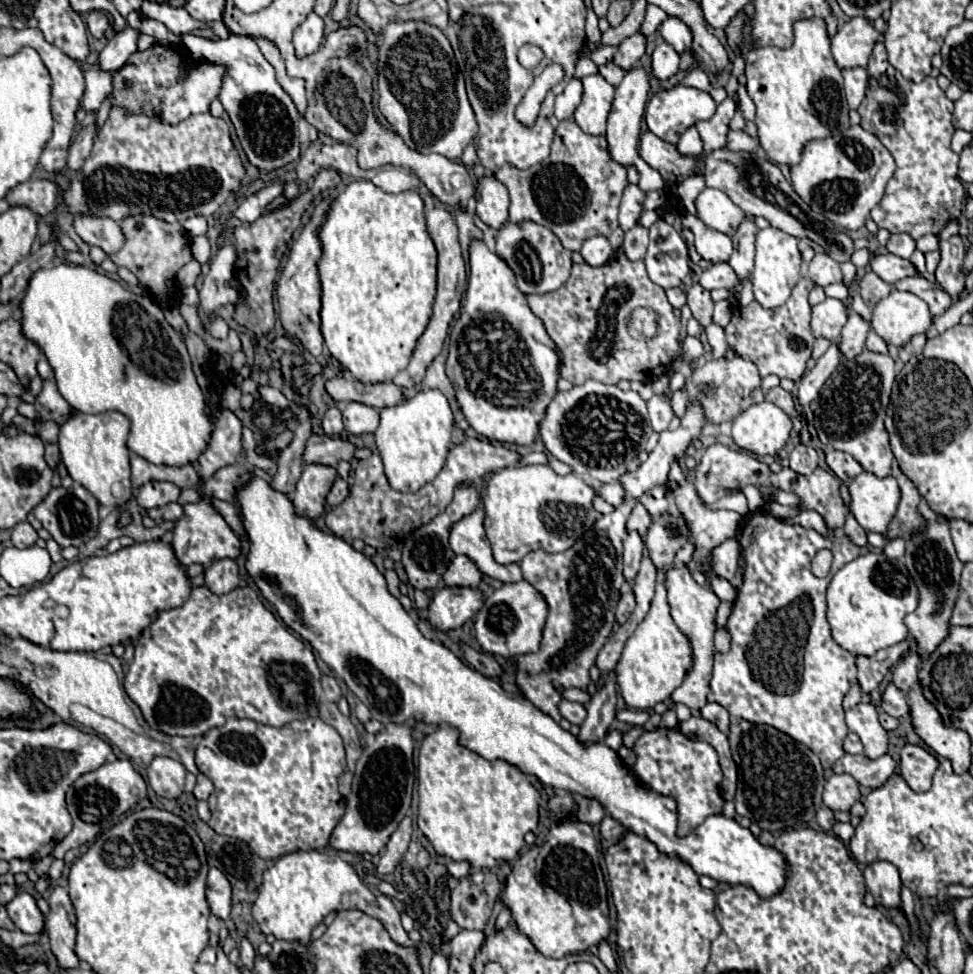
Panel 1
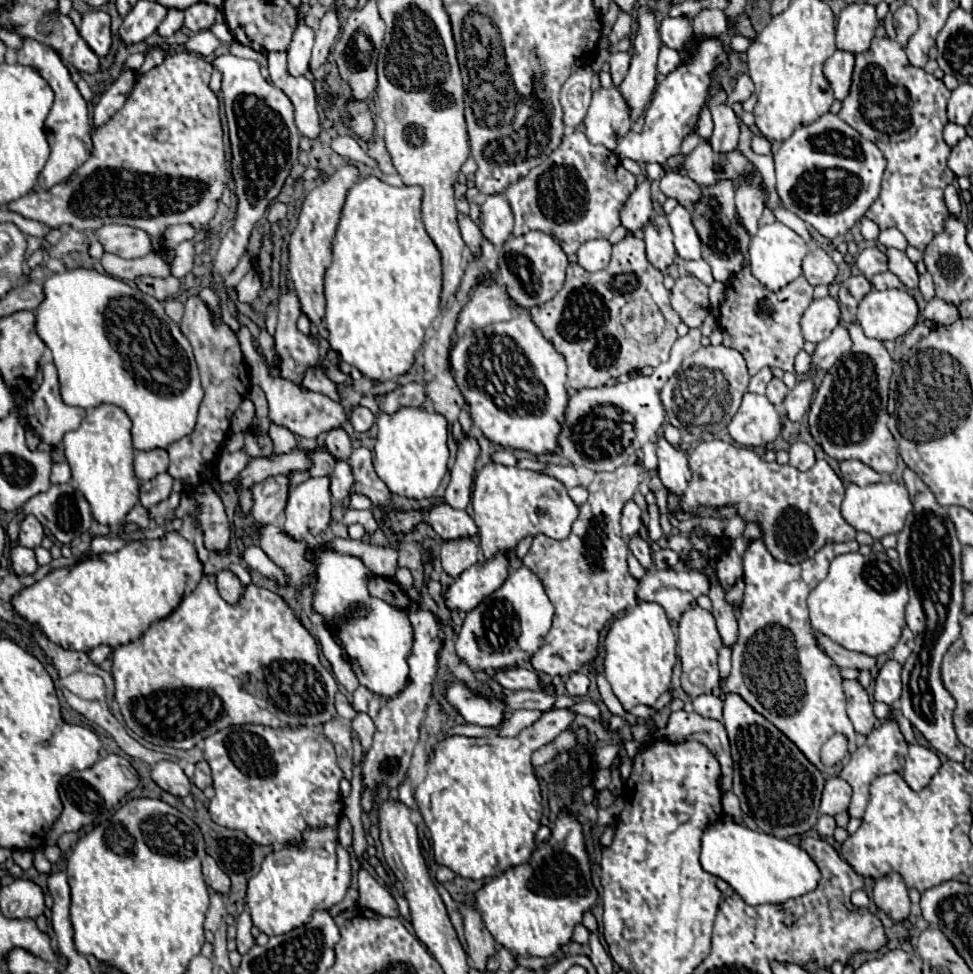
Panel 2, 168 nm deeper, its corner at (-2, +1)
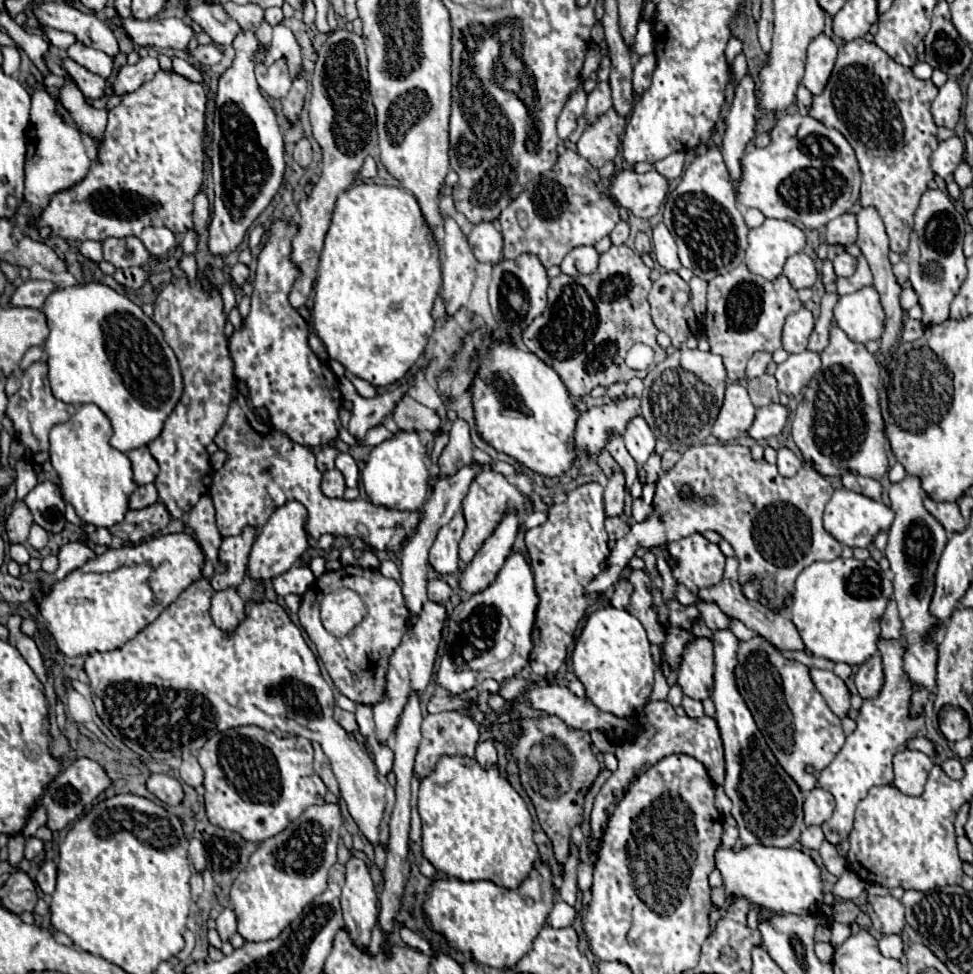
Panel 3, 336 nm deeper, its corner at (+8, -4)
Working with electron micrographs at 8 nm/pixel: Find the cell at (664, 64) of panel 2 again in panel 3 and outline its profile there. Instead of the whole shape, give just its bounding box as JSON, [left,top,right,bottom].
[632,53,656,93]

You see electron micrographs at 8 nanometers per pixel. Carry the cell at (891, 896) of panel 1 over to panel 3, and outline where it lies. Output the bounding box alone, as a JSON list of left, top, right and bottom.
[866,895,906,935]

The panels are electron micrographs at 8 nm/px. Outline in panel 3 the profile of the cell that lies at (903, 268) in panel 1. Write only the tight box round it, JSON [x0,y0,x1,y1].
[834,253,856,277]

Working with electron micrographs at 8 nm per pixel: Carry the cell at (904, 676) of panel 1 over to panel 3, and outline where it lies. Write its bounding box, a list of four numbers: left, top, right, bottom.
[880,601,902,641]

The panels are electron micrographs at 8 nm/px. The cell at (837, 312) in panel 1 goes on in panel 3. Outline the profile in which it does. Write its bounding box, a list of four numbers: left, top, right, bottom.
[782,307,814,353]

